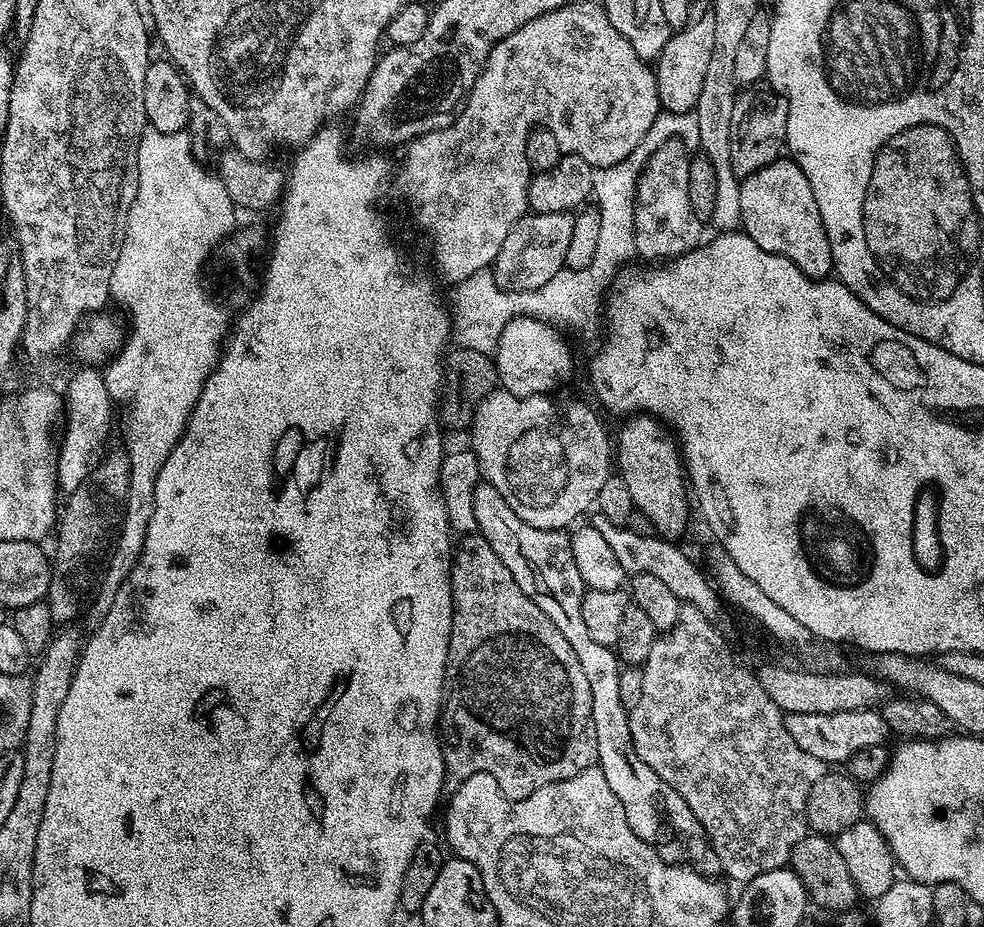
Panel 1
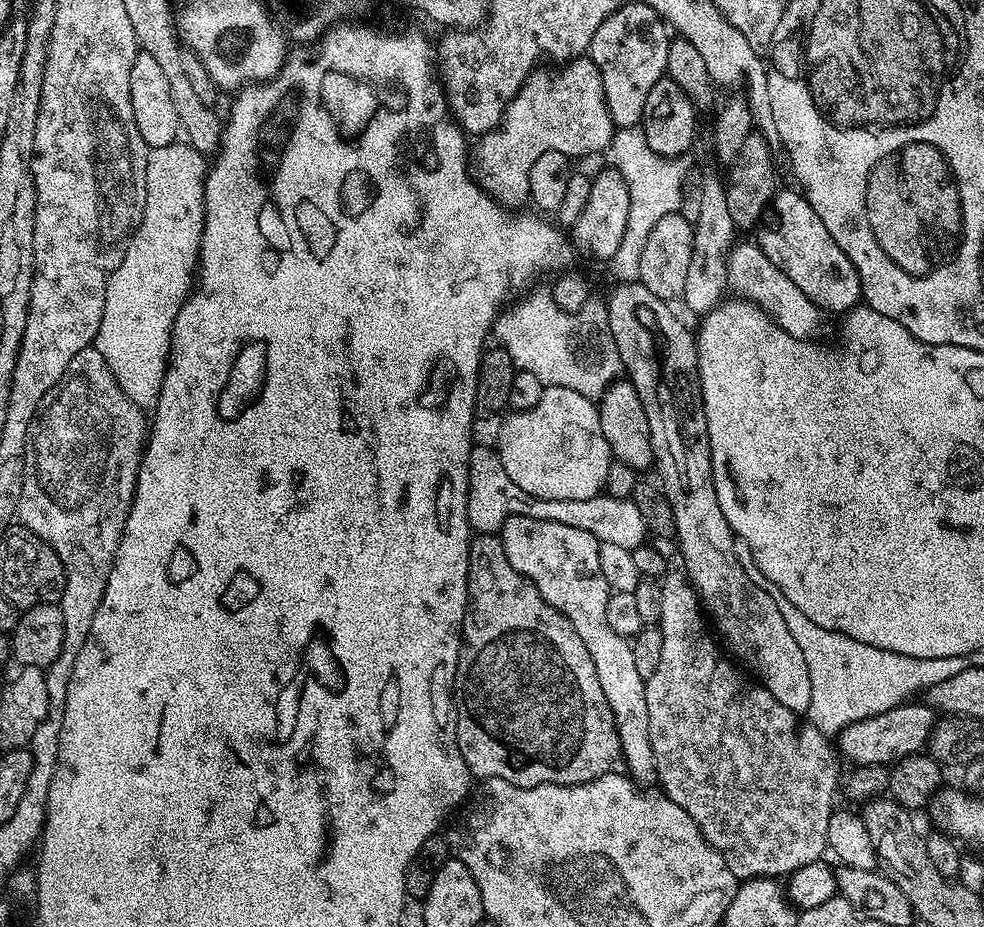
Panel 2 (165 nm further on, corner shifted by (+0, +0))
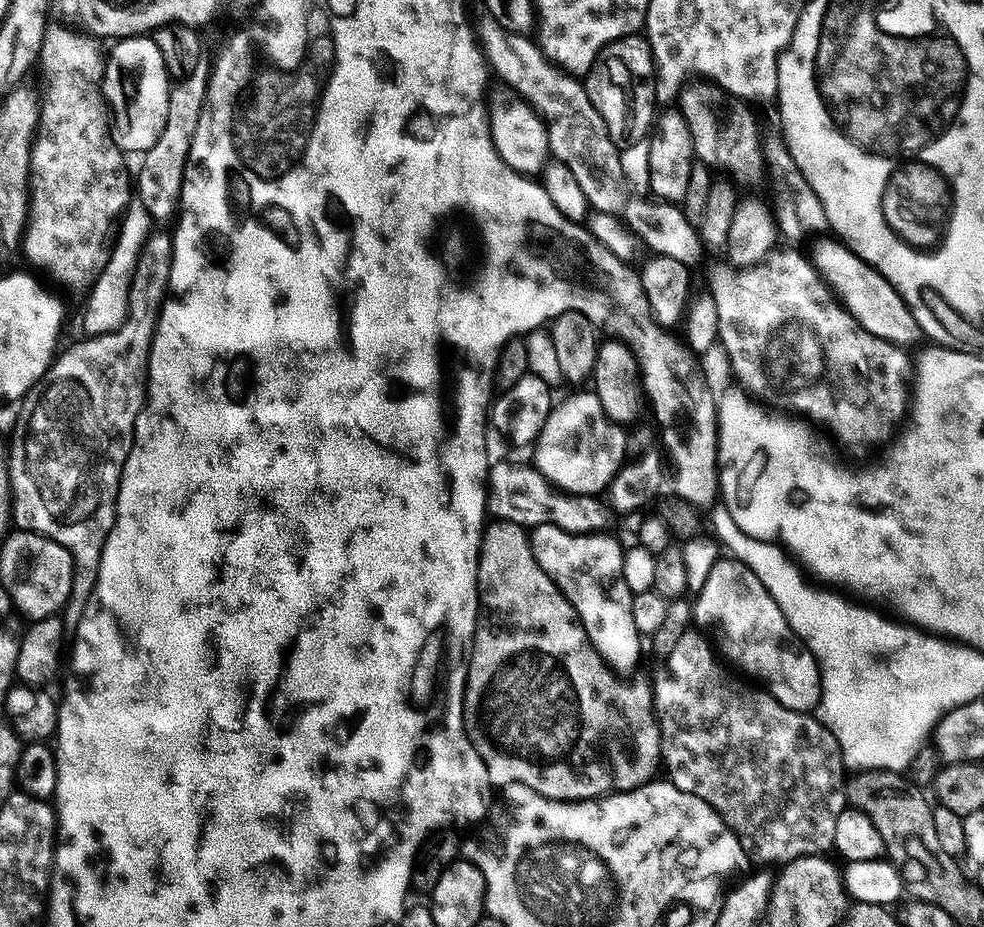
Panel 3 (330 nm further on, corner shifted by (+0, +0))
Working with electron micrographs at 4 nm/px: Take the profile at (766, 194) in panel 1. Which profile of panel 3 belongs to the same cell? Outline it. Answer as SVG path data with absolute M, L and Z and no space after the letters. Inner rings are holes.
M839 239L820 240L812 248L810 263L828 285L833 296L843 304L845 311L855 318L870 334L895 346L912 344L922 333L914 322L904 300L893 291L883 277L870 271Z

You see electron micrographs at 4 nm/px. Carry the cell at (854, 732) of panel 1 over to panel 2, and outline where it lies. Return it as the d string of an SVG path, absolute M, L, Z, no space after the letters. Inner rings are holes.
M900 702L882 714L874 714L862 722L854 722L850 726L846 726L838 737L838 743L840 743L838 752L843 759L845 756L846 759L853 760L853 765L856 766L865 764L891 766L902 758L917 755L927 745L932 728L935 727L937 721L937 713L933 712L927 704ZM859 732L864 732L860 736L860 752L855 748L855 736Z

